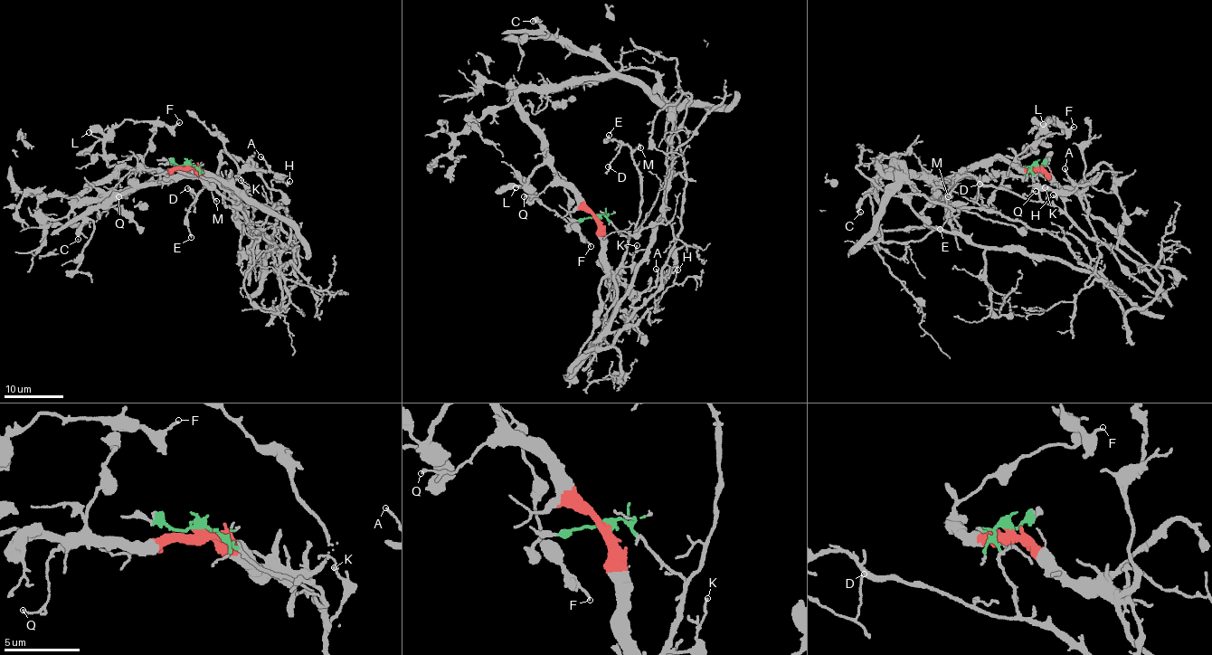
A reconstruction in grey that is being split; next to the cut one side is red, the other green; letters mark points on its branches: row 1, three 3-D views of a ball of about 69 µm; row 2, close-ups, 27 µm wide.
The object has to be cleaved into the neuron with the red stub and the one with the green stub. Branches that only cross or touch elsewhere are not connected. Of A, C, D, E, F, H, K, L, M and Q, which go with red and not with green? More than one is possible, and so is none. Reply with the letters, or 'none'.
A, C, F, H, L, Q

